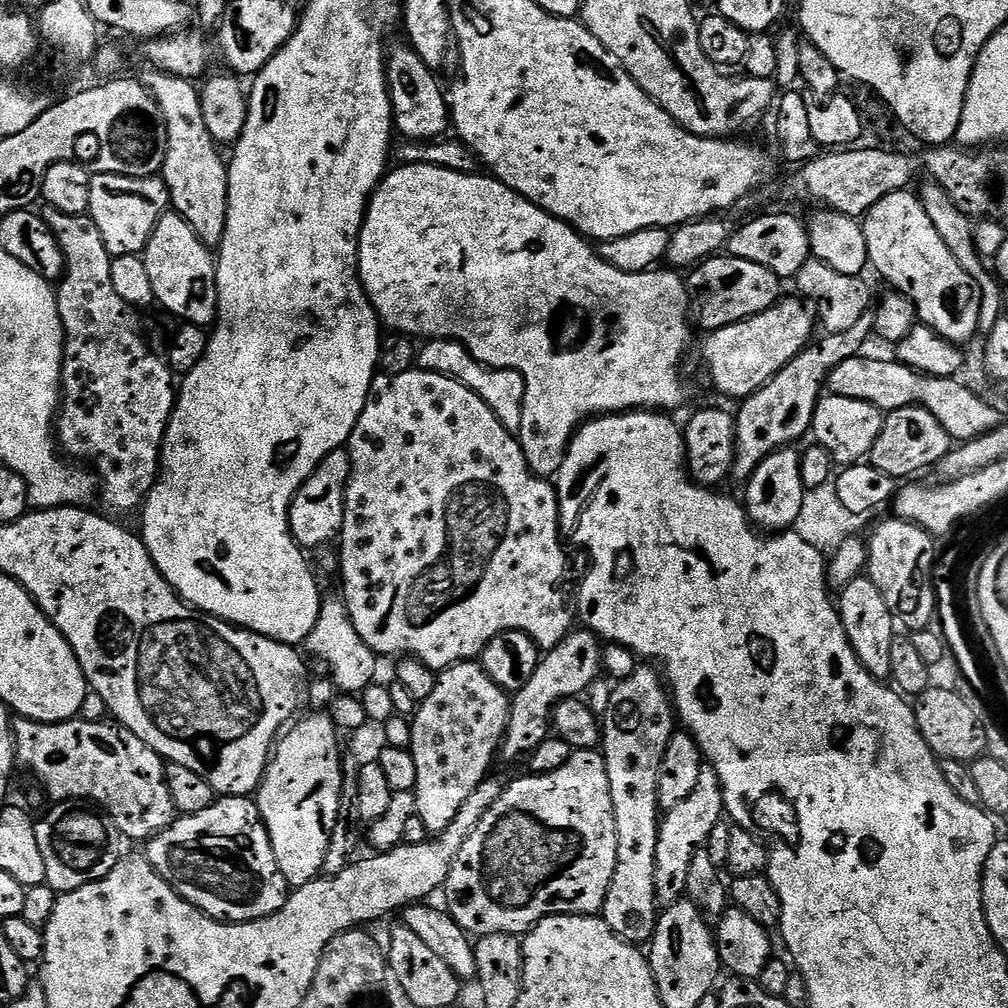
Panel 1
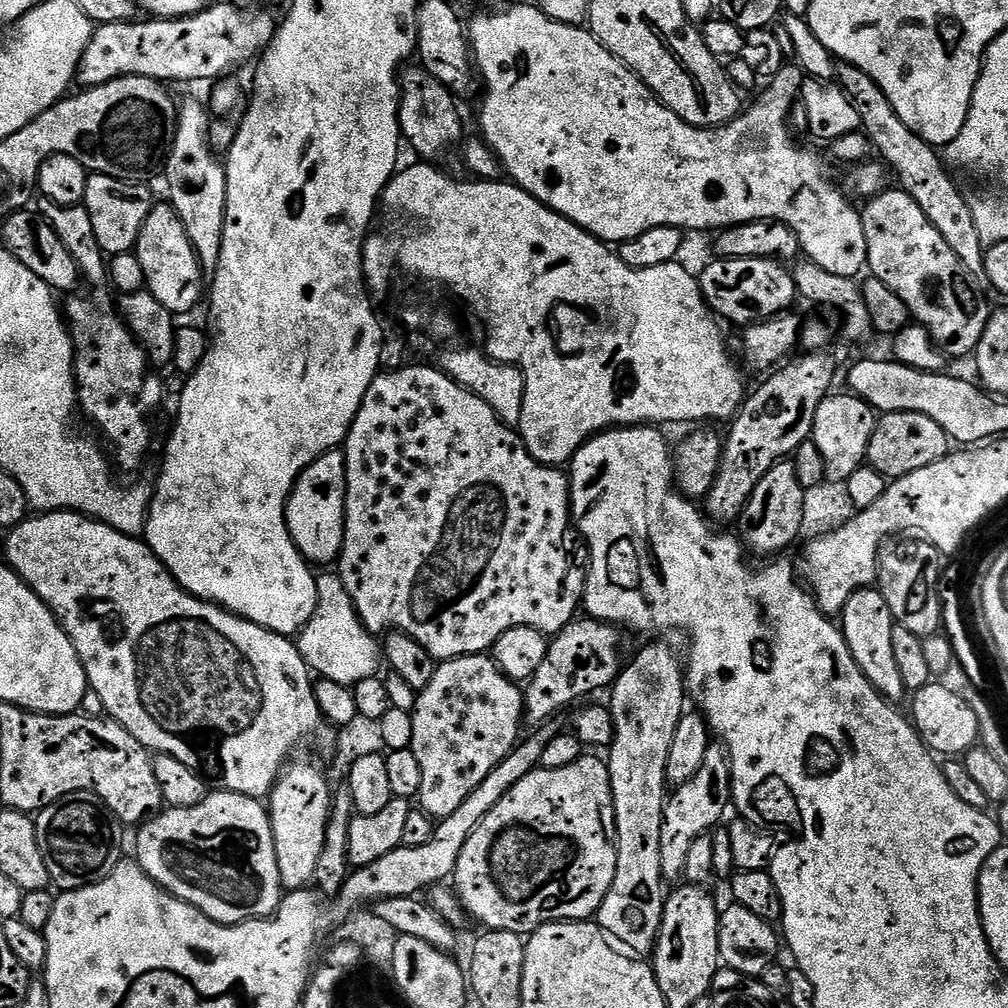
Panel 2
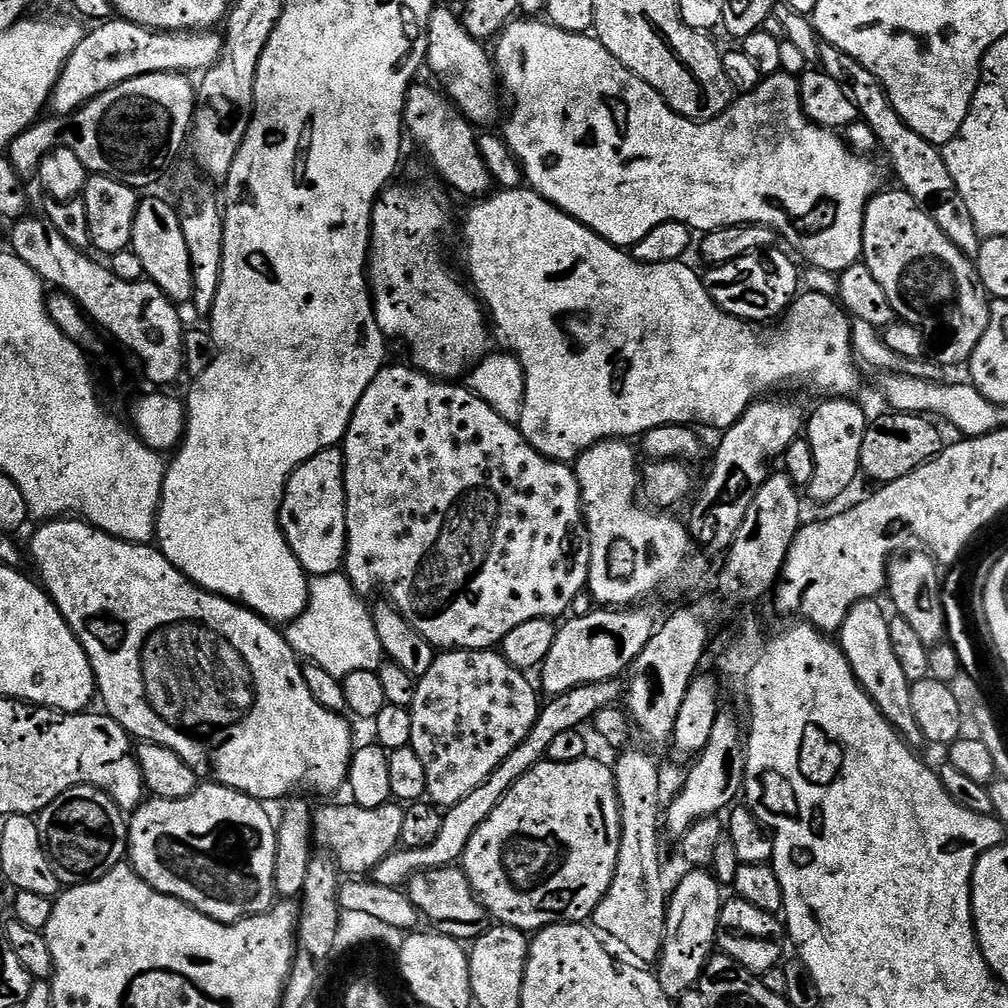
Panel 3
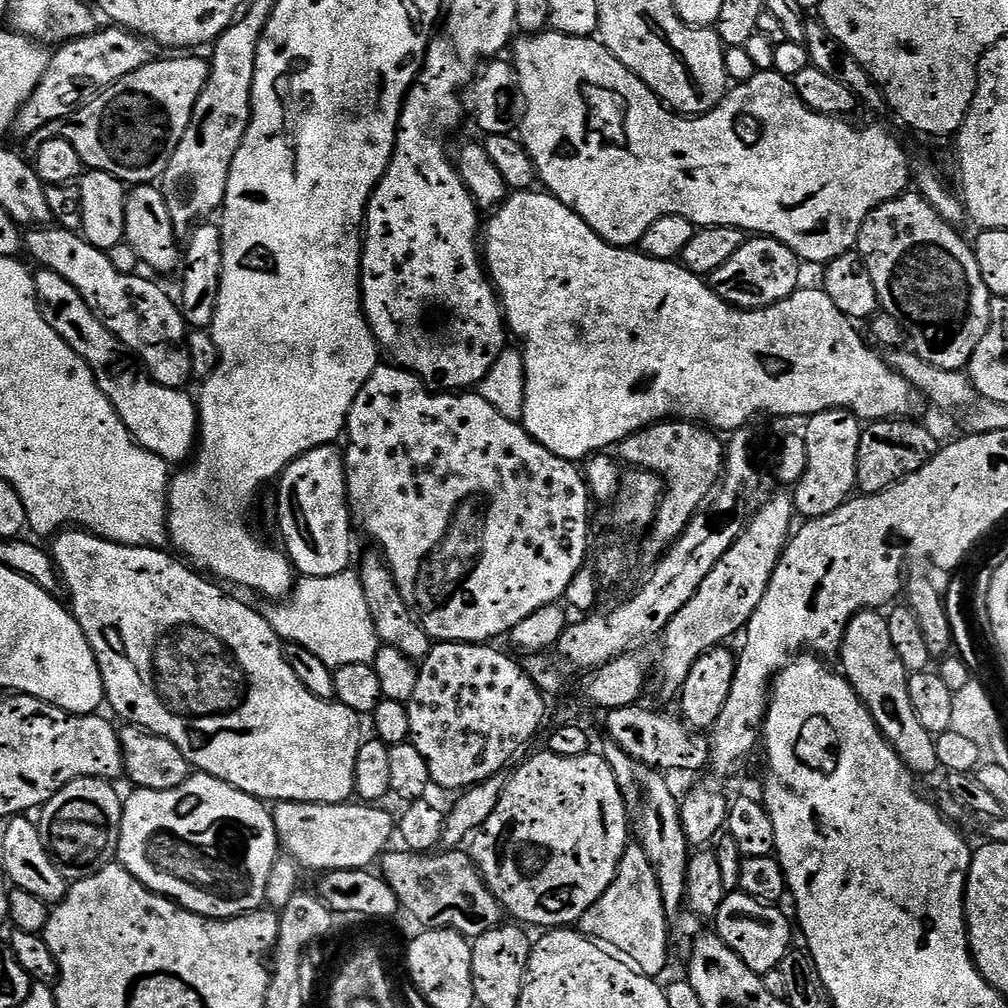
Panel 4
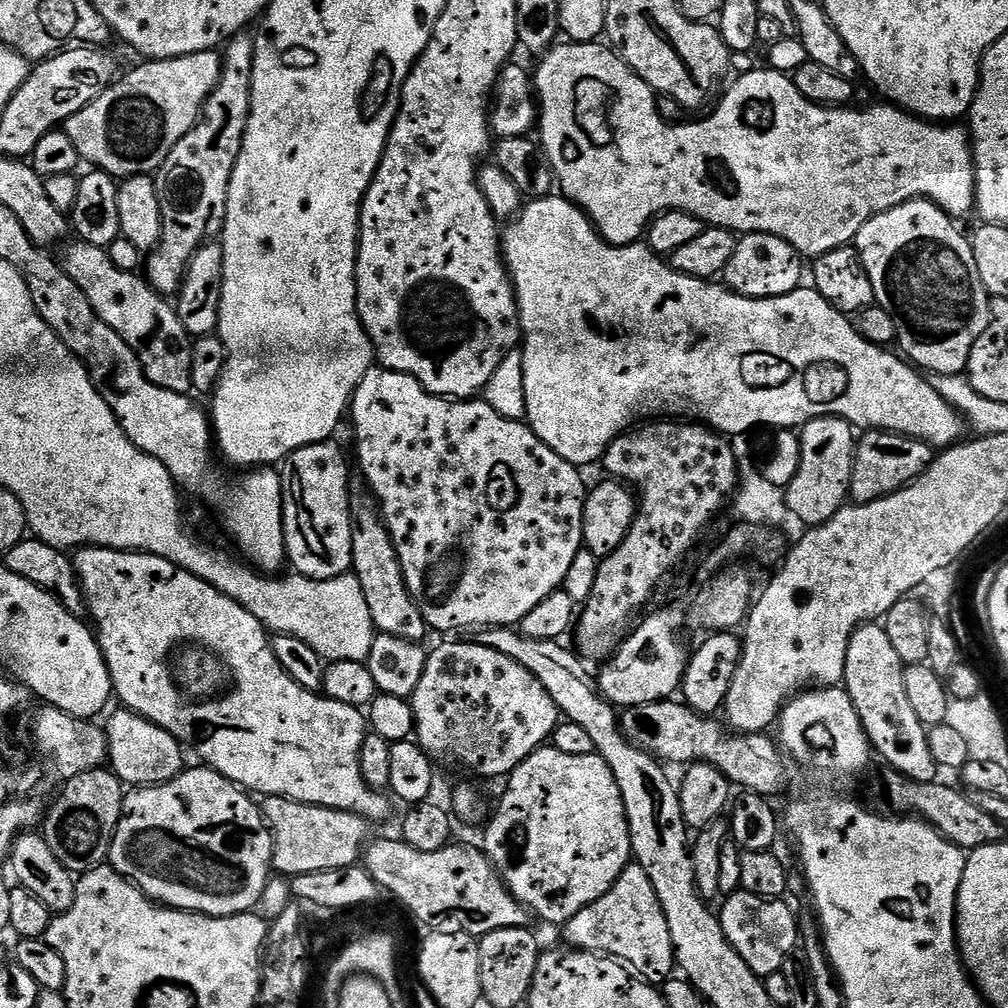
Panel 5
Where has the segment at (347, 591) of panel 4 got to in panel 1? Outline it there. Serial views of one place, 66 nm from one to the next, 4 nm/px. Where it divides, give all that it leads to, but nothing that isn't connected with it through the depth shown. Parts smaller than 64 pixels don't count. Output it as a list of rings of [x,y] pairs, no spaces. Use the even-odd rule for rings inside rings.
[[[325,595],[321,599],[318,622],[308,635],[306,648],[309,648],[322,663],[328,664],[341,693],[360,694],[377,679],[377,653],[372,652],[370,646],[362,642],[362,638],[358,638],[358,630],[354,630],[354,622],[350,622],[348,608],[339,595]]]

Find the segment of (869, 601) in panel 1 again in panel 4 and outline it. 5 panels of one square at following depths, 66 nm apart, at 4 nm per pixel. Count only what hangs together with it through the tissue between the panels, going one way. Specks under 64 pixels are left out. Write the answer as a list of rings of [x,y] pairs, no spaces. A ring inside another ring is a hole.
[[[879,611],[859,612],[852,619],[844,635],[844,641],[838,653],[838,660],[844,663],[842,675],[847,687],[867,706],[878,730],[888,740],[888,744],[902,758],[908,771],[917,777],[928,776],[940,768],[936,737],[931,736],[918,722],[918,714],[914,714],[914,706],[910,702],[908,678],[910,673],[902,666],[902,658],[898,658],[898,650],[894,650],[894,642],[890,642],[890,630],[887,619]]]

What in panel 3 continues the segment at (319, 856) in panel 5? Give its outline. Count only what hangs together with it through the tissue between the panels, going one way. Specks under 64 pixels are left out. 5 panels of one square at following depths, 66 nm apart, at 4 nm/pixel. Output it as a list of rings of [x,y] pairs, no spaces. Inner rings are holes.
[[[389,802],[374,810],[359,808],[357,804],[332,804],[329,808],[316,808],[312,817],[311,831],[321,849],[336,857],[336,863],[344,874],[360,878],[371,873],[381,860],[397,851],[402,834],[402,814],[404,808],[399,803]]]

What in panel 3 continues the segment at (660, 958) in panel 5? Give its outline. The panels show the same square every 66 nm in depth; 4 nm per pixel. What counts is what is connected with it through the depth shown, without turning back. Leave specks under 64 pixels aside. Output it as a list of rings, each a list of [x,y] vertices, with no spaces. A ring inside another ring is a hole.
[[[624,750],[619,753],[620,761],[614,764],[614,775],[616,778],[616,797],[620,799],[620,849],[618,850],[618,862],[614,870],[614,878],[598,906],[592,911],[590,920],[597,933],[603,934],[609,941],[617,940],[626,951],[629,952],[633,961],[639,962],[644,966],[652,966],[659,961],[662,942],[664,941],[664,913],[666,911],[666,888],[664,892],[664,876],[660,873],[660,832],[662,836],[662,800],[660,804],[660,768],[656,765],[656,760],[652,756],[647,756],[644,752],[628,752]]]

